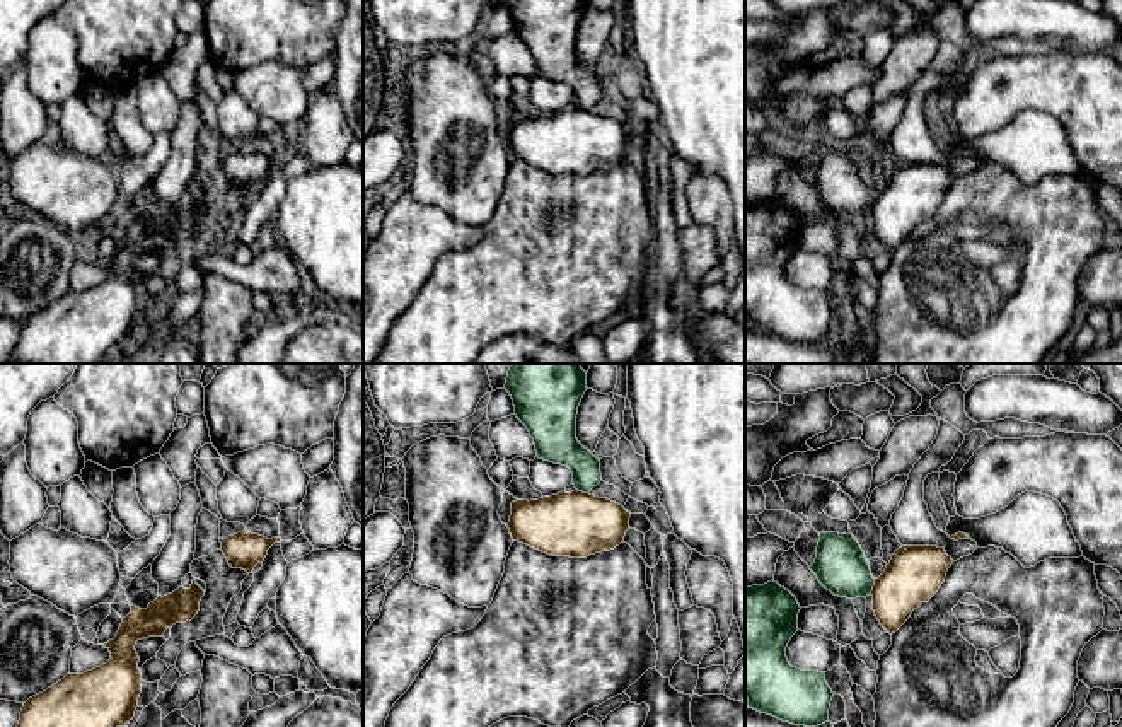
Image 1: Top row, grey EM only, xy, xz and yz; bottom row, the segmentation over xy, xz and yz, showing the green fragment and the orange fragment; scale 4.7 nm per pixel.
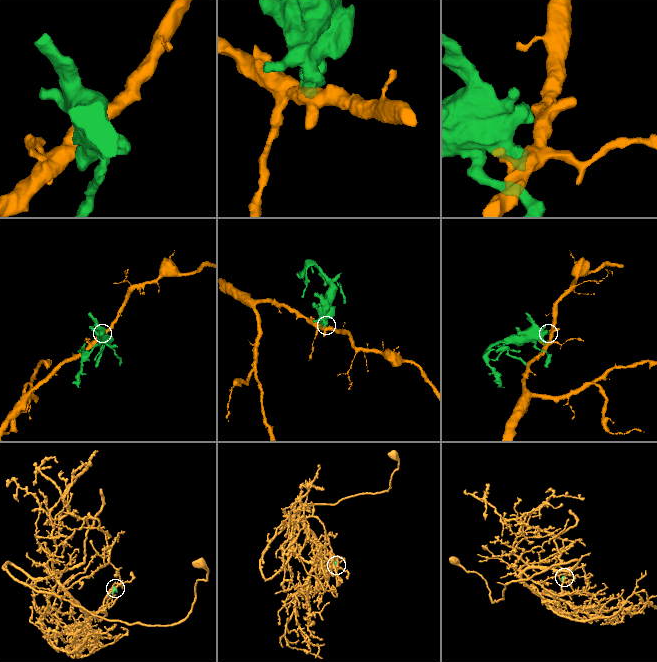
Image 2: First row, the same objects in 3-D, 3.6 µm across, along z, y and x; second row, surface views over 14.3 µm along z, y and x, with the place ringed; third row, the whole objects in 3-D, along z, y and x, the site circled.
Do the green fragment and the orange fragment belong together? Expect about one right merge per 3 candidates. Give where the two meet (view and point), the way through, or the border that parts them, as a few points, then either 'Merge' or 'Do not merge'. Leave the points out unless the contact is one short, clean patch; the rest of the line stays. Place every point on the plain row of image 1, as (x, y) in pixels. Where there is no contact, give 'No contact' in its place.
Touches green at yz (873, 202). Boundary: yz (875, 197), (870, 210). Do not merge

